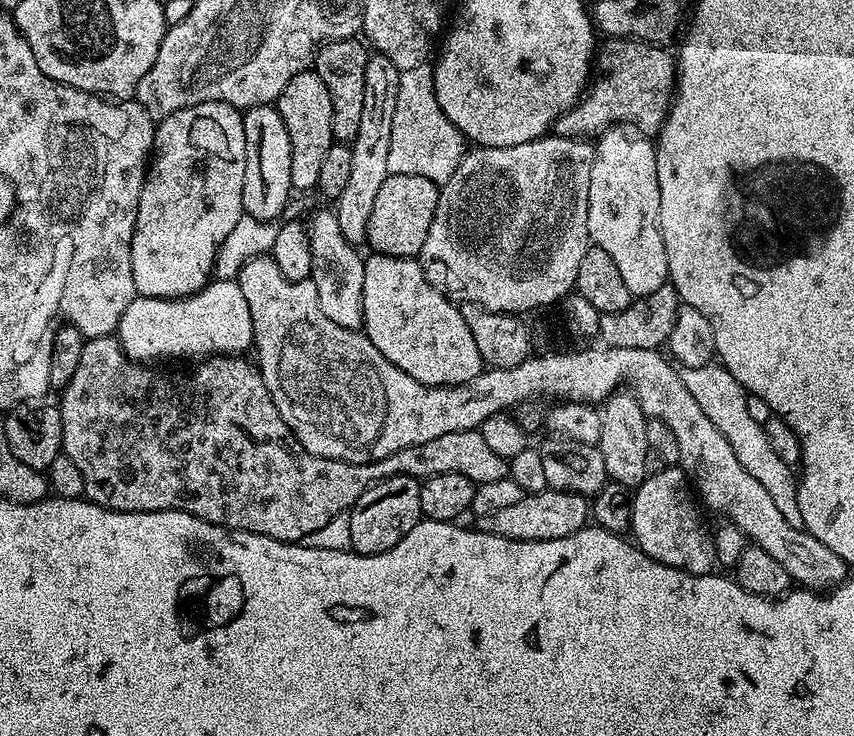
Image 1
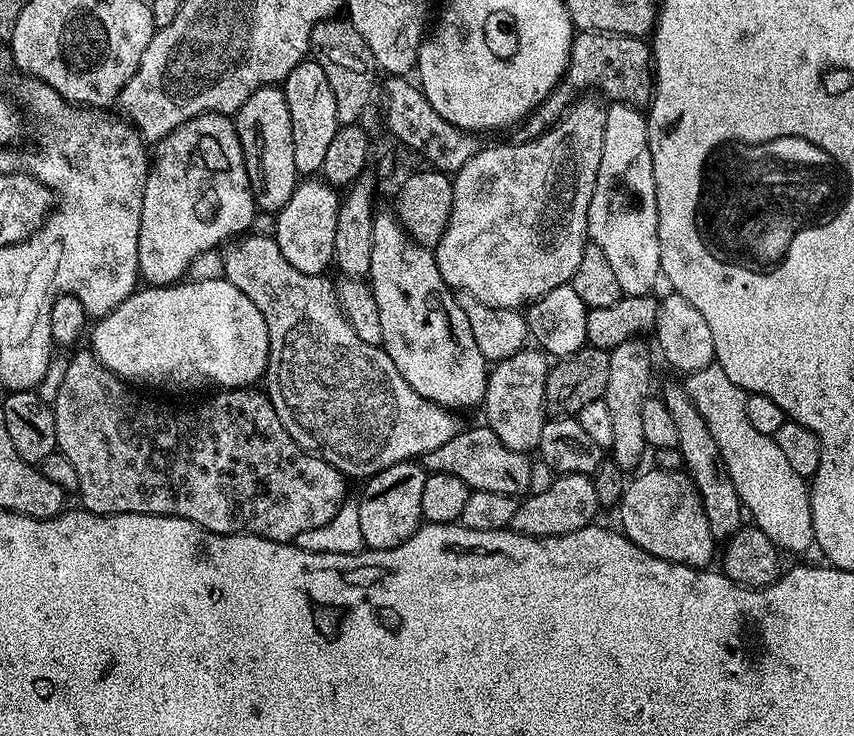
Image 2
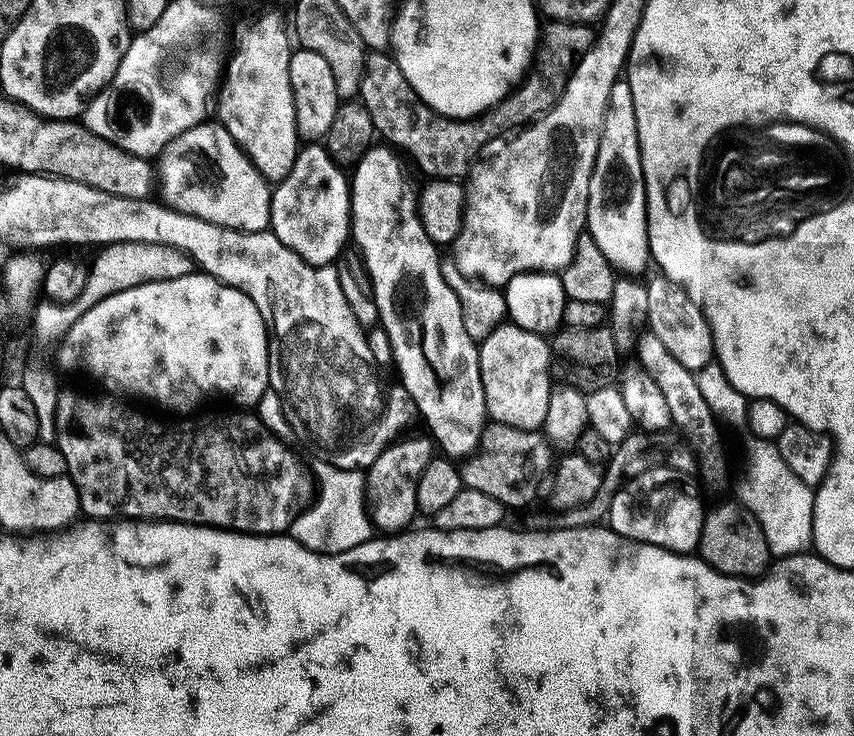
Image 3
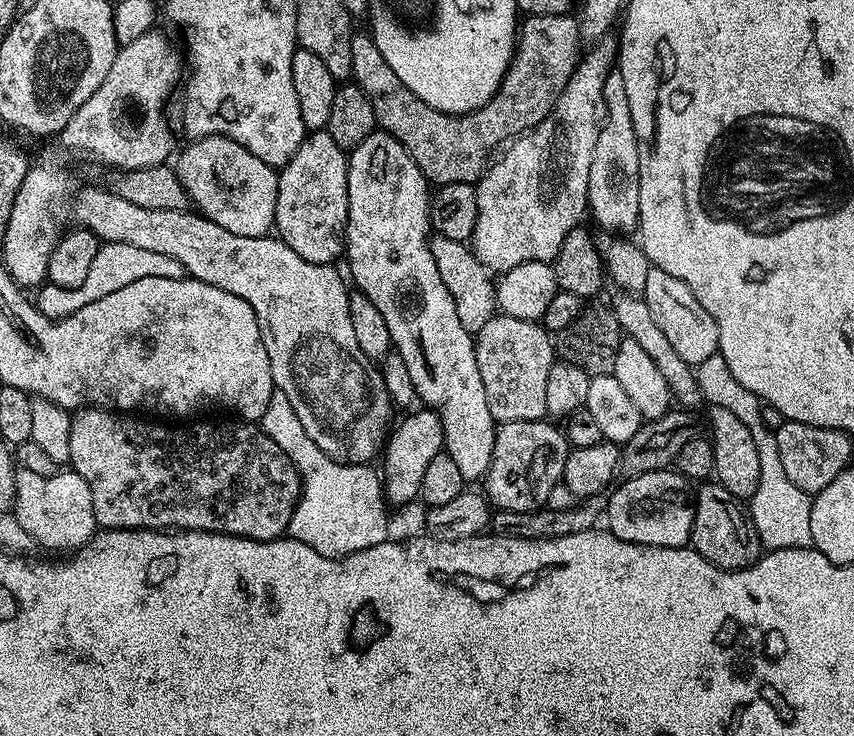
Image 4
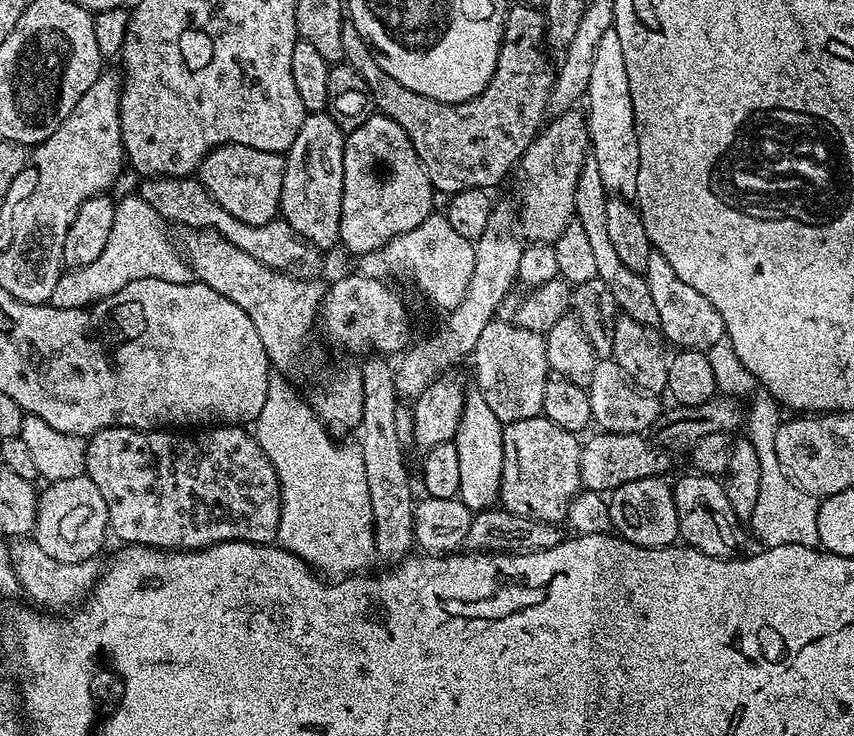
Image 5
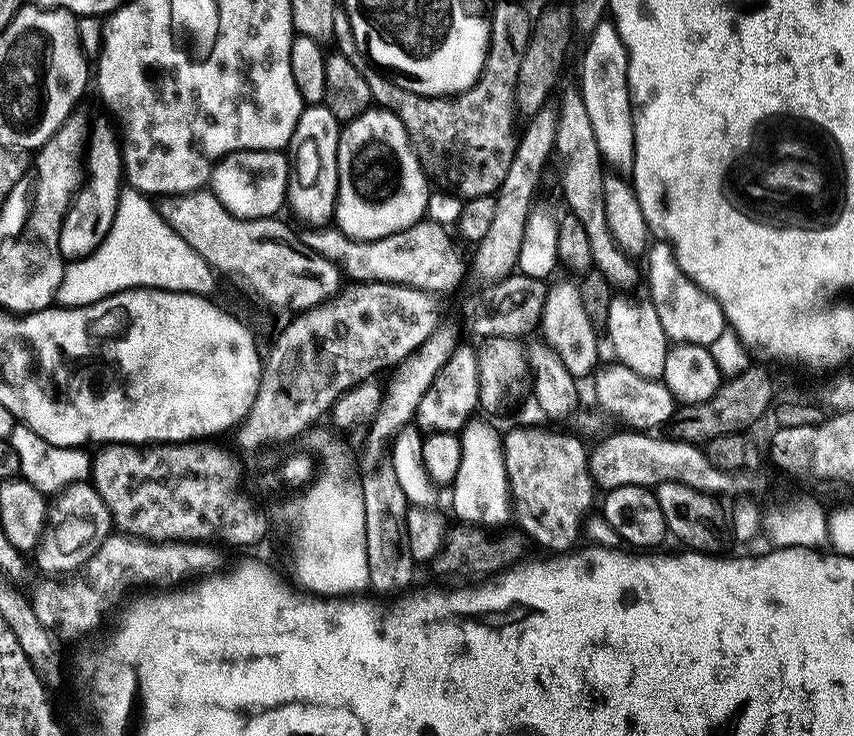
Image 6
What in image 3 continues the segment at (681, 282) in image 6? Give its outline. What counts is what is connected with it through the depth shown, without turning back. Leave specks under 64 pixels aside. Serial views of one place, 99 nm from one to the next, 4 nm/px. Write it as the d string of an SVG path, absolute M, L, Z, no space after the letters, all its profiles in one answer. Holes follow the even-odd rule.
M656 274L653 280L647 281L648 286L648 328L662 341L662 346L686 366L686 370L698 371L702 366L713 363L714 349L712 331L698 306L674 281L663 274Z

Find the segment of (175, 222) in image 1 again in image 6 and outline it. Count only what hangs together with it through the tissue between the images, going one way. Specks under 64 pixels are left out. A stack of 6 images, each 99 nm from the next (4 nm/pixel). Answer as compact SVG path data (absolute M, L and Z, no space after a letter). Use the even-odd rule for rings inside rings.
M254 150L234 152L223 161L220 169L210 176L210 188L216 197L241 220L261 220L264 216L275 217L280 207L285 207L290 183L290 160L283 151Z

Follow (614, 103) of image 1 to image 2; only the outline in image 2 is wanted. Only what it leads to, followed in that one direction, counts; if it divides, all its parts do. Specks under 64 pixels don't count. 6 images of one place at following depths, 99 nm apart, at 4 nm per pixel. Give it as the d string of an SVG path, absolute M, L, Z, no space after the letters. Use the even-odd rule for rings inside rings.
M576 32L568 69L550 94L538 107L529 112L515 129L517 141L533 140L552 129L568 109L585 95L587 88L597 88L605 101L644 106L651 101L654 68L648 65L648 48L638 36L615 36L609 32Z

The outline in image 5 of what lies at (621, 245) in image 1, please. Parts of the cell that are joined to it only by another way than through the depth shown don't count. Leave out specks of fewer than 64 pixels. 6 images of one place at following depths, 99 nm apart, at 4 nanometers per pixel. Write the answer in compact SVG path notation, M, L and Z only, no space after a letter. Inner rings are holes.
M615 27L606 30L594 54L590 86L586 97L586 119L590 141L590 158L598 162L602 186L609 192L625 198L635 197L638 186L638 134L634 122L634 106L630 98L630 78L626 78L626 57L622 55L622 41Z

